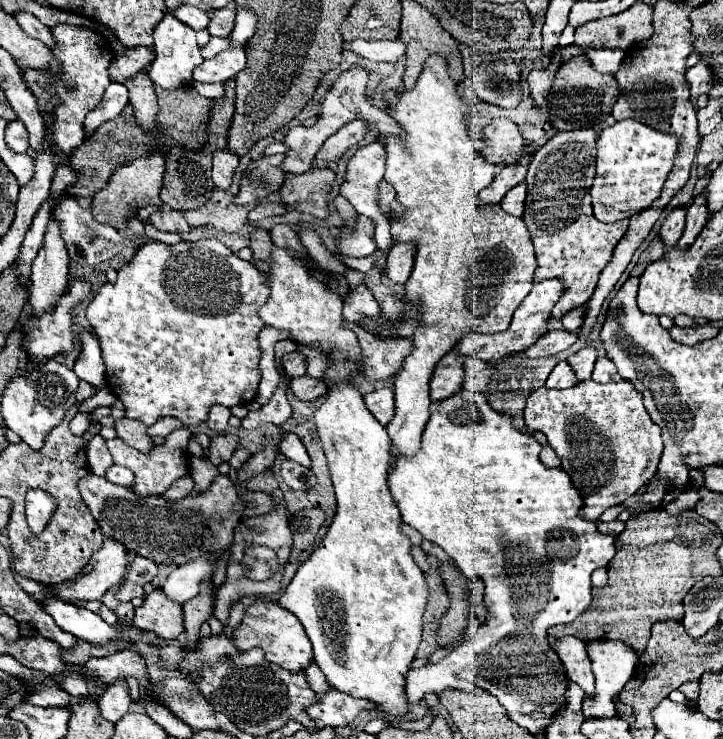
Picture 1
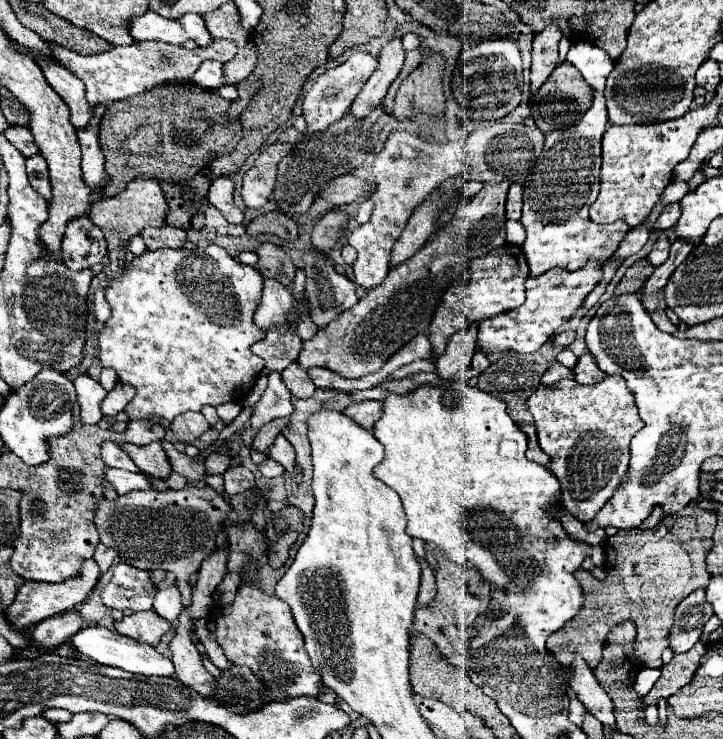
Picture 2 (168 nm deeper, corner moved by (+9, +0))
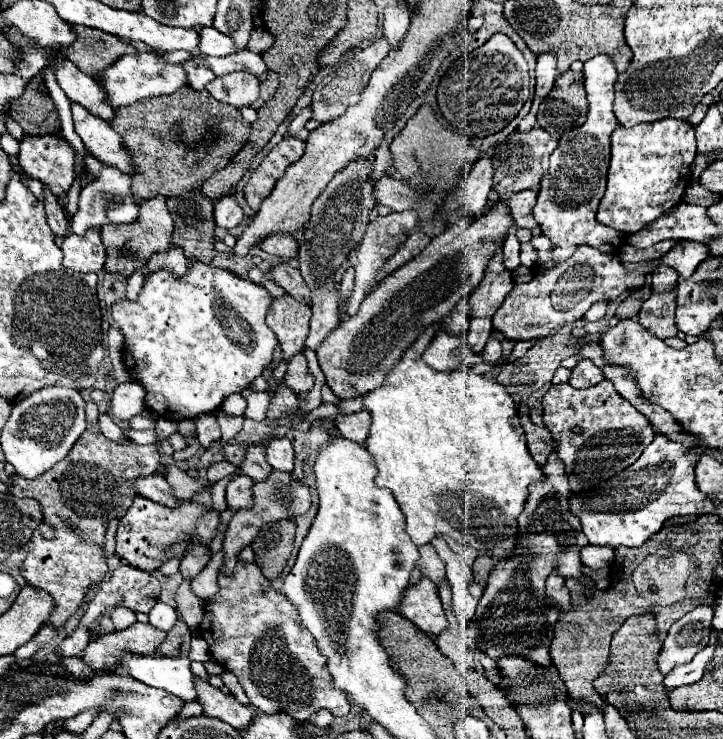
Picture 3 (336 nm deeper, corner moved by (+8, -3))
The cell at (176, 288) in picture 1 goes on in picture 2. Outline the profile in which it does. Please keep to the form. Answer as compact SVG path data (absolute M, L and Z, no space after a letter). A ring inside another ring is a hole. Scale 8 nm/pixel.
M211 243L207 247L197 247L197 249L157 249L157 251L145 251L141 255L137 255L131 265L121 273L121 279L113 279L105 291L105 299L111 305L111 317L109 321L105 321L103 329L97 333L99 339L99 361L103 367L111 367L115 369L117 377L121 383L131 385L135 389L135 397L127 403L125 413L129 415L129 419L149 419L153 415L163 417L165 421L173 421L177 415L185 413L185 411L201 411L205 405L223 405L223 403L231 403L237 399L237 403L243 403L243 399L249 395L249 391L253 389L263 365L263 359L253 355L251 345L259 339L265 337L265 333L253 323L253 313L261 301L261 289L263 289L263 277L261 273L251 267L251 265L243 265L237 263L223 247Z

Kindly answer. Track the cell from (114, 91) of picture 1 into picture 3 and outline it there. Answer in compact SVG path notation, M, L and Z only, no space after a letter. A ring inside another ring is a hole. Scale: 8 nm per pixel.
M86 156L84 162L88 164L88 172L92 176L92 182L88 186L84 186L84 190L80 192L80 202L78 202L78 212L72 216L70 222L70 230L74 234L88 232L88 230L100 230L106 224L132 224L138 220L138 206L140 200L136 200L130 190L132 190L132 178L128 174L120 174L116 168L102 164L98 158L94 156Z

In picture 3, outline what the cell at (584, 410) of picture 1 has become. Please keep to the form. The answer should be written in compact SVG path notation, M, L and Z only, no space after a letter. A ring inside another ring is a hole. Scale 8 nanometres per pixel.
M608 380L586 390L576 390L570 384L556 384L544 396L542 406L544 422L548 430L554 432L558 454L566 464L572 492L590 490L590 486L594 488L602 480L626 470L656 436L648 418L626 402ZM574 426L582 426L582 432L572 432Z

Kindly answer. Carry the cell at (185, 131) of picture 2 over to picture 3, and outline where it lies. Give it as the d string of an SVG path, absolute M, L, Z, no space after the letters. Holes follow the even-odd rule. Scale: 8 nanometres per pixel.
M184 86L170 96L156 96L140 100L128 108L118 108L110 126L124 136L128 152L134 154L132 162L136 164L138 174L132 176L132 194L144 200L156 194L170 198L180 196L186 190L198 190L204 180L222 170L236 156L236 152L240 152L250 136L250 124L240 116L240 110L214 100L206 90L196 92L190 86Z

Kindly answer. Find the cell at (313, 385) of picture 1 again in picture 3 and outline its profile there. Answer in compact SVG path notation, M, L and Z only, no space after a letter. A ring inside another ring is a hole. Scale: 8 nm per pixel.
M298 352L290 362L288 362L288 370L284 376L284 382L296 392L296 394L304 394L314 386L314 376L308 370L306 358L302 352Z

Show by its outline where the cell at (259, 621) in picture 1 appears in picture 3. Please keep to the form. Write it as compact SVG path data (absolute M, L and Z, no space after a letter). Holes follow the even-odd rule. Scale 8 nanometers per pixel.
M238 560L230 576L218 574L218 586L220 590L216 592L216 596L208 598L204 604L200 636L208 642L210 656L238 678L252 706L256 706L264 714L288 712L288 716L298 722L308 722L322 708L326 708L332 716L346 716L350 712L352 704L348 702L348 694L332 684L332 676L326 664L328 660L318 652L312 634L300 624L296 606L290 604L290 600L282 592L276 592L270 586L270 582L262 576L260 568L254 562L248 564Z

